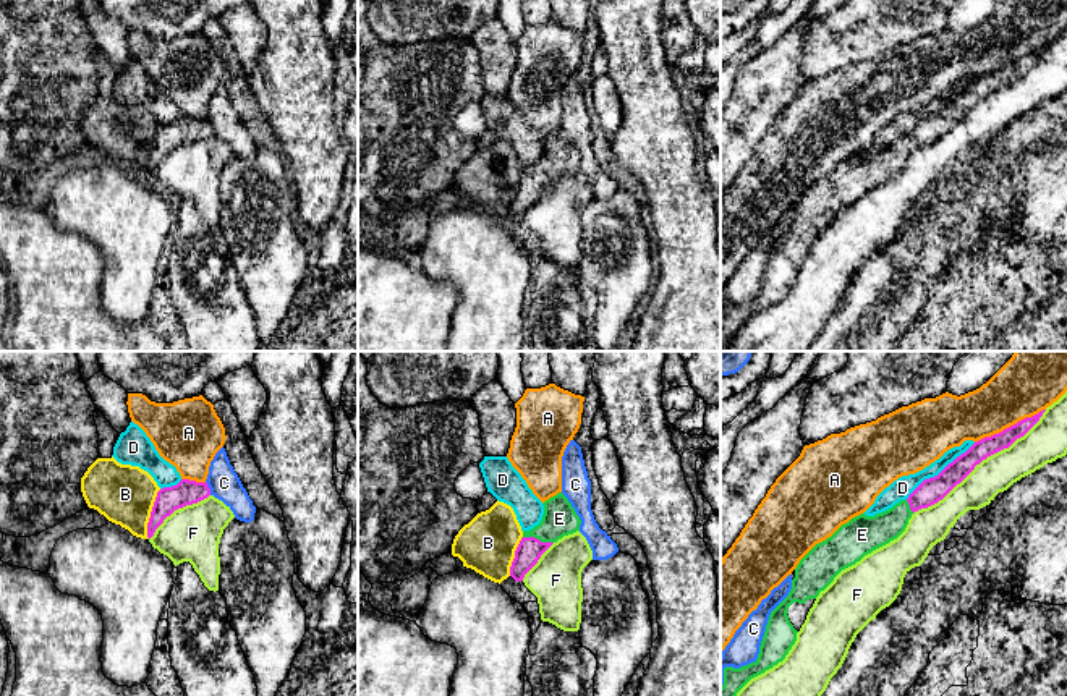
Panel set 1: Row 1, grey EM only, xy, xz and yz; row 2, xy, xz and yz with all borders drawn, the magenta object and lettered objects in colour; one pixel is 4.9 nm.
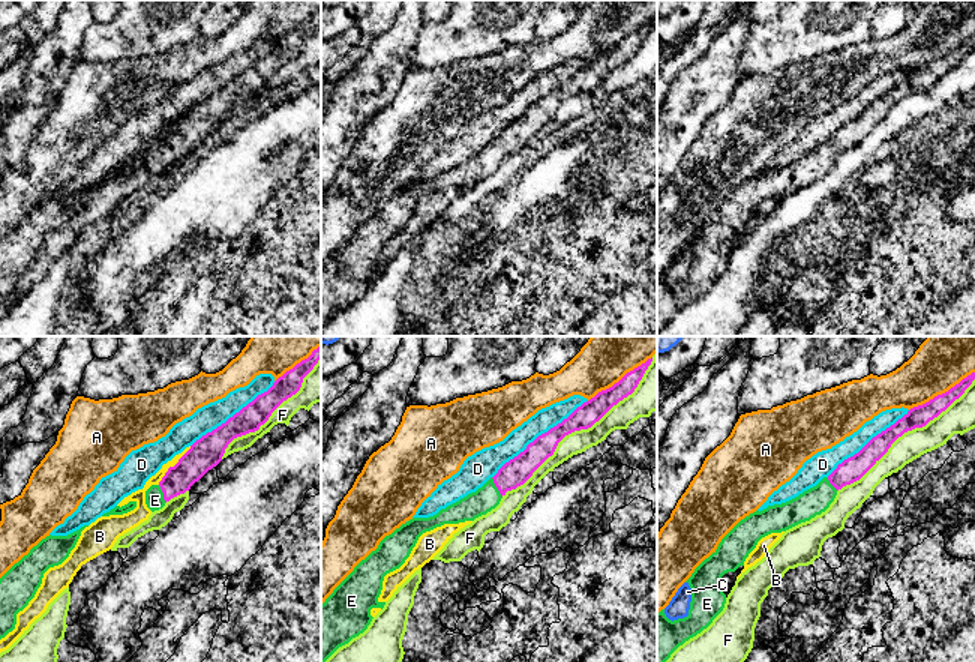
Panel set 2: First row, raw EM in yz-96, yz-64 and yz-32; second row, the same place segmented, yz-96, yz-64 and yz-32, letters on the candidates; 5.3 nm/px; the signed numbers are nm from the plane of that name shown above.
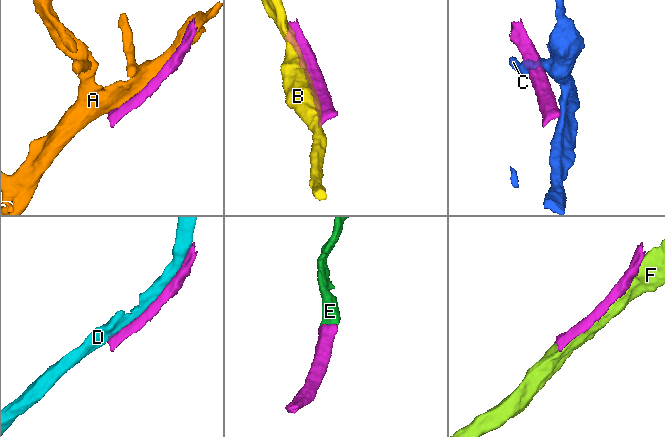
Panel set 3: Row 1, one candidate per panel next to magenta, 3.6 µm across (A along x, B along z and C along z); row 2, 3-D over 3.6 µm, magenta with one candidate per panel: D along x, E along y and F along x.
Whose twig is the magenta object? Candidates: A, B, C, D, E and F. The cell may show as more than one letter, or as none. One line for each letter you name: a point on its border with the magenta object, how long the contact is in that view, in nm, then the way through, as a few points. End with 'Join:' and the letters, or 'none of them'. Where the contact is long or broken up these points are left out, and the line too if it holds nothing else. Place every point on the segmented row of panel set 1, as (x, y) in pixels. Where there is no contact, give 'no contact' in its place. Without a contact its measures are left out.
E: contact xz (538, 539); length 160 nm; way xz (530, 549), (538, 539), (559, 518)
Join: E

